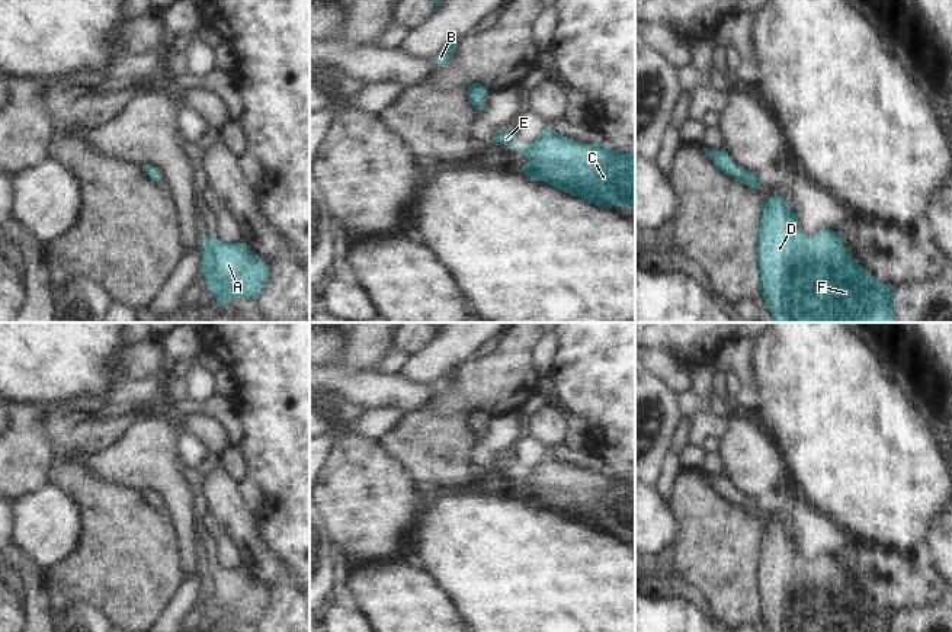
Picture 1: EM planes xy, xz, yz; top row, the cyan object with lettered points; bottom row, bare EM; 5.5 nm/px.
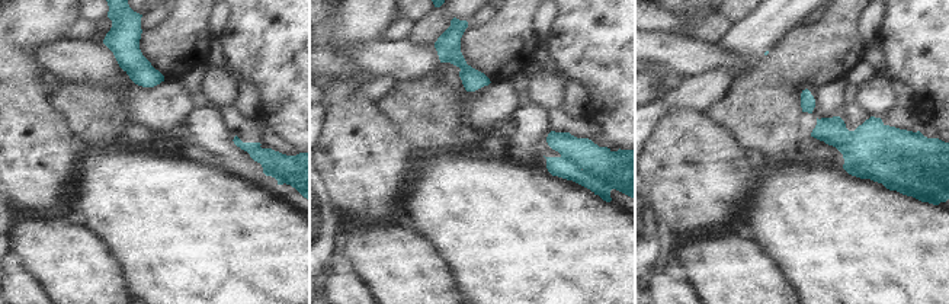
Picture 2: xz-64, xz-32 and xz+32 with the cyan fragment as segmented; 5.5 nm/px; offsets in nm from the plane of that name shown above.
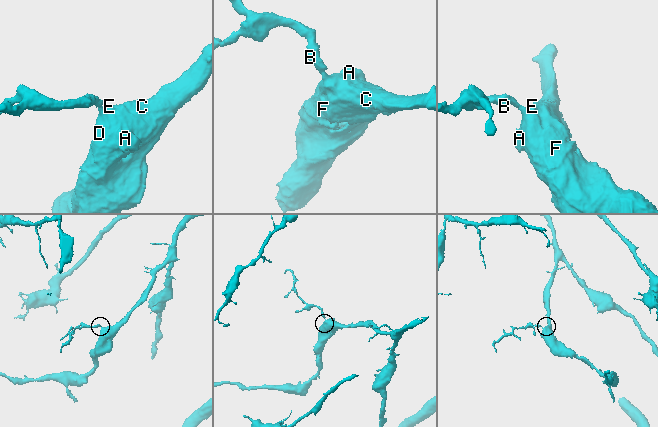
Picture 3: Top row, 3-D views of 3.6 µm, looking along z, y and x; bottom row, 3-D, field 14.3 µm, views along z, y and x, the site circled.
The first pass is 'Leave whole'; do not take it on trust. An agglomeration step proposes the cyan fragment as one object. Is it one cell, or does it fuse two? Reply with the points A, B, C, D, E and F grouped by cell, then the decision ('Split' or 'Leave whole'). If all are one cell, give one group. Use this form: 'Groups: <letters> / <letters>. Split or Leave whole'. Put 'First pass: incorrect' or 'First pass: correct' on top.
First pass: correct
Groups: A B C D E F. Leave whole

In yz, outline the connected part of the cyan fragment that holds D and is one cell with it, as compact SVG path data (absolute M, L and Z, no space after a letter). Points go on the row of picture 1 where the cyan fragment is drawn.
M782 195L766 199L757 260L762 296L775 323L898 323L892 309L894 289L878 283L849 256L843 243L843 237L827 227L808 237Z

